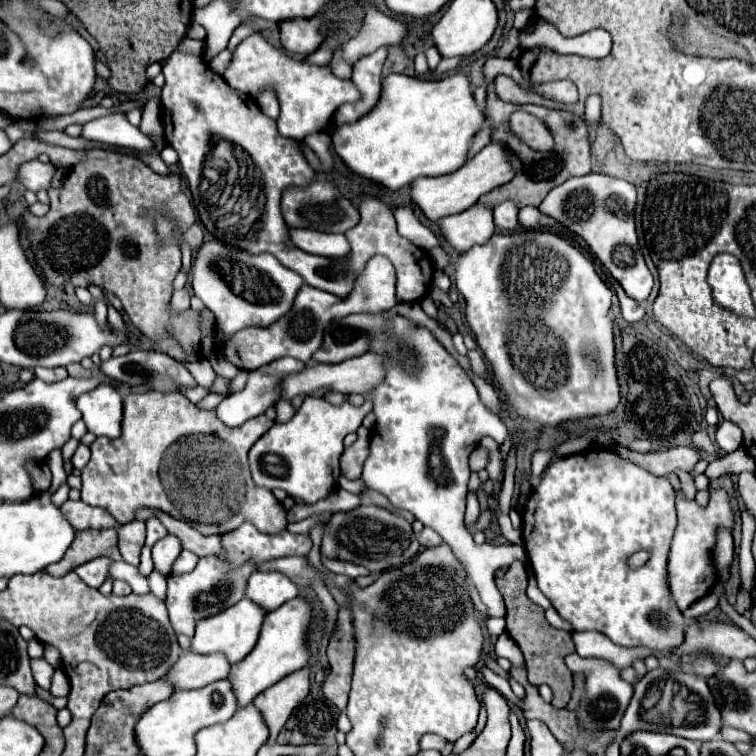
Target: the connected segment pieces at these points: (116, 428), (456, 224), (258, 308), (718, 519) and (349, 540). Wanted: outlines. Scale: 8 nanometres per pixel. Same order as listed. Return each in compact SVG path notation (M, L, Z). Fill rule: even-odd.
M98 384L94 390L82 394L76 400L82 420L94 436L118 438L122 422L122 396L114 384Z
M474 204L462 214L442 218L440 230L450 246L458 252L466 252L476 244L486 244L486 240L496 230L492 220L492 208L484 204Z
M210 240L204 242L196 254L194 254L194 262L192 262L192 290L194 294L204 302L206 308L210 308L220 324L220 332L224 336L234 334L236 330L248 328L248 326L270 326L274 320L278 320L280 316L284 316L294 302L294 296L298 294L298 288L302 286L302 276L286 266L282 266L272 254L248 254L246 250L222 244L220 240Z
M718 488L712 490L710 502L706 506L698 506L696 500L688 500L682 490L676 492L676 510L678 510L678 528L674 532L672 548L670 548L670 560L668 560L668 580L670 580L670 594L674 594L674 600L678 608L686 610L702 596L710 594L714 584L718 582L718 572L714 568L712 560L712 548L716 546L716 532L718 528L726 528L732 532L734 528L734 514L730 506L730 498L726 490Z
M358 506L348 512L332 514L326 522L322 552L336 560L350 560L364 564L372 574L380 574L388 568L400 568L406 560L418 554L418 540L412 532L412 524L402 516L380 506Z

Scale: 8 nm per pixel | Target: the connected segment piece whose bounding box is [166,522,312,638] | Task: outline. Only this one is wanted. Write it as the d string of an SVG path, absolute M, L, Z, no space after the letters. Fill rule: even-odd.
M244 522L242 528L236 528L232 532L228 532L226 536L222 534L222 548L224 552L220 556L204 556L198 560L198 566L188 572L188 574L170 574L168 576L168 592L166 592L166 606L168 606L168 614L172 620L172 626L176 630L176 634L186 634L188 638L194 636L194 628L200 620L210 618L214 614L220 614L222 610L234 606L236 602L240 602L244 598L246 592L246 582L250 578L250 574L254 570L258 570L258 564L264 564L268 560L274 558L282 558L282 556L308 556L312 550L312 540L308 534L292 534L288 530L282 530L278 534L262 534L258 532L258 528L252 522Z

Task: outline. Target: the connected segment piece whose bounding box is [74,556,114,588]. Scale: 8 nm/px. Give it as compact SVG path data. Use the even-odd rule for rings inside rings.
M100 556L100 558L94 558L82 566L78 566L74 572L90 586L90 588L100 588L102 582L106 578L110 578L110 564L114 560L106 558L106 556Z

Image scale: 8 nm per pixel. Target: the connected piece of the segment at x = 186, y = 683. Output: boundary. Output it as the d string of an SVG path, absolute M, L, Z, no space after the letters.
M186 652L180 656L178 664L166 674L176 688L204 688L216 680L224 680L230 674L232 664L224 654L196 654Z

